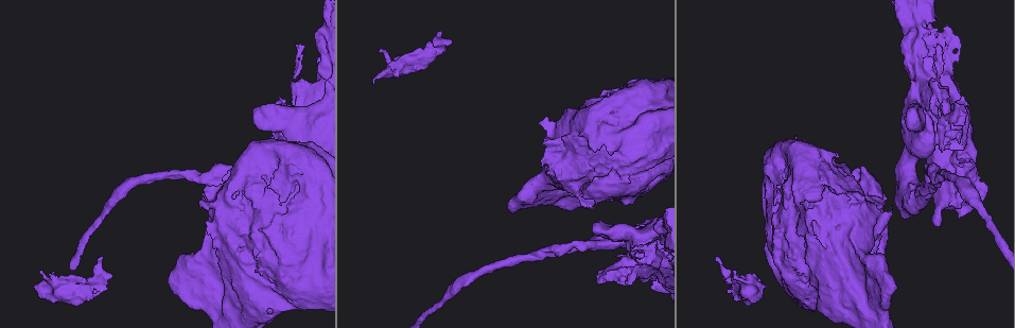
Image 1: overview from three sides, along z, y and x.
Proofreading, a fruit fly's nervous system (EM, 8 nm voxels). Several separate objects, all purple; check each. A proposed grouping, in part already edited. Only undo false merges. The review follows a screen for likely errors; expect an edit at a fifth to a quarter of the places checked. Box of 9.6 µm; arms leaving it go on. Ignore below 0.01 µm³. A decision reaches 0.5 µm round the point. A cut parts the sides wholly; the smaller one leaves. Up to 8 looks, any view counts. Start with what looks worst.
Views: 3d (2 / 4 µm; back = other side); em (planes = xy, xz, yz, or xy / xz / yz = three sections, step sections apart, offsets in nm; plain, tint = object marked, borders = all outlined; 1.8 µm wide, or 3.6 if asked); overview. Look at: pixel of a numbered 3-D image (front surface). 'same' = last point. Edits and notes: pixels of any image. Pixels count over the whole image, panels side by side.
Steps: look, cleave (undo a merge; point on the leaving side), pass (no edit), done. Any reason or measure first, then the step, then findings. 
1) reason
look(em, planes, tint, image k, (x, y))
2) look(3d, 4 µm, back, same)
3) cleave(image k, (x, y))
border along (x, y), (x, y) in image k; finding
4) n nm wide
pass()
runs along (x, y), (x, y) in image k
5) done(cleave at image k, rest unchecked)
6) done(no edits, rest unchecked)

look(em, 3.6 µm, planes, plain, image 1, (875, 226))

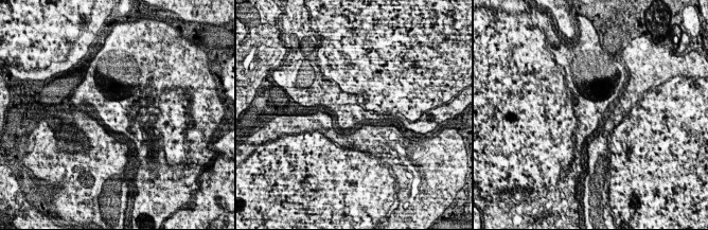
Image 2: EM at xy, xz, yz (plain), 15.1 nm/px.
with the object marked
look(em, 3.6 µm, planes, tint, same)

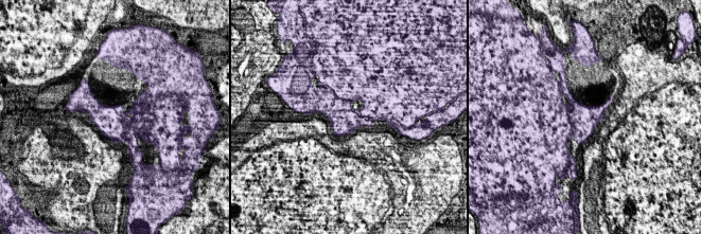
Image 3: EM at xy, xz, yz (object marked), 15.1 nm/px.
pass()
one neuron here

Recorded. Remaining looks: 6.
look(em, 3.6 µm, yz, step 8, tint, image 1, (928, 182))

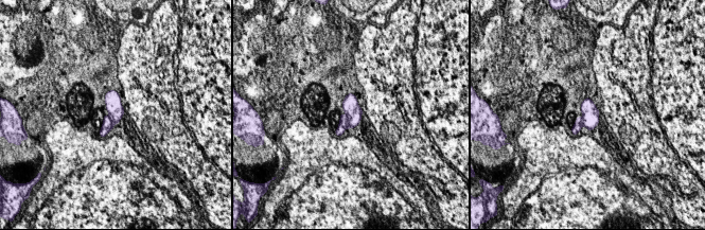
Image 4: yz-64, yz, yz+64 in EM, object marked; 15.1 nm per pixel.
look(em, 3.6 µm, planes, borders, same)

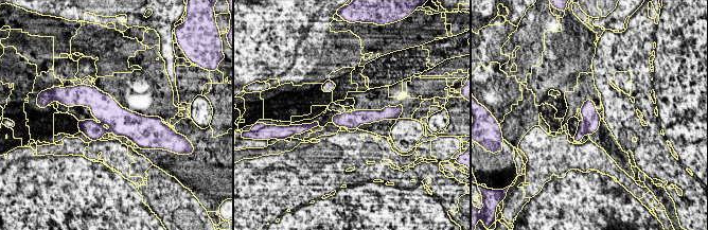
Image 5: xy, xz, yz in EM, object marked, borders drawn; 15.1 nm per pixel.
cleave(image 5, (581, 131))
a second neuron is stuck on

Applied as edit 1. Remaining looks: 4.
redraw
look(overview)

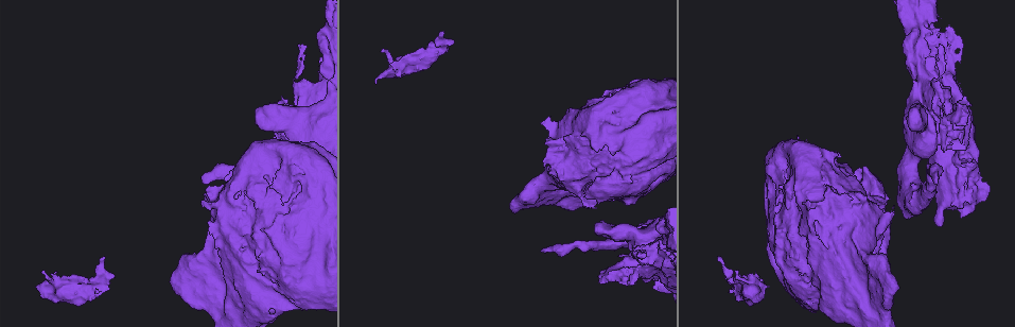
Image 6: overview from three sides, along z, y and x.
sharp bend
look(em, 3.6 µm, xy, step 4, tint, image 6, (651, 274))

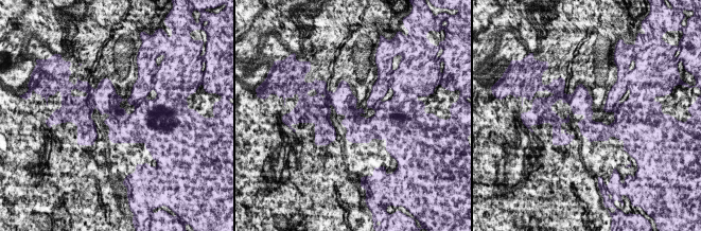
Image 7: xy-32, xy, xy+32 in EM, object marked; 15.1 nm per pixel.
pass()
runs along (565, 99), (596, 128), (611, 128), (621, 113) in image 7; all the same neuron

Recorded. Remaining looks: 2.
done(cleave at image 5, rest unchecked)

